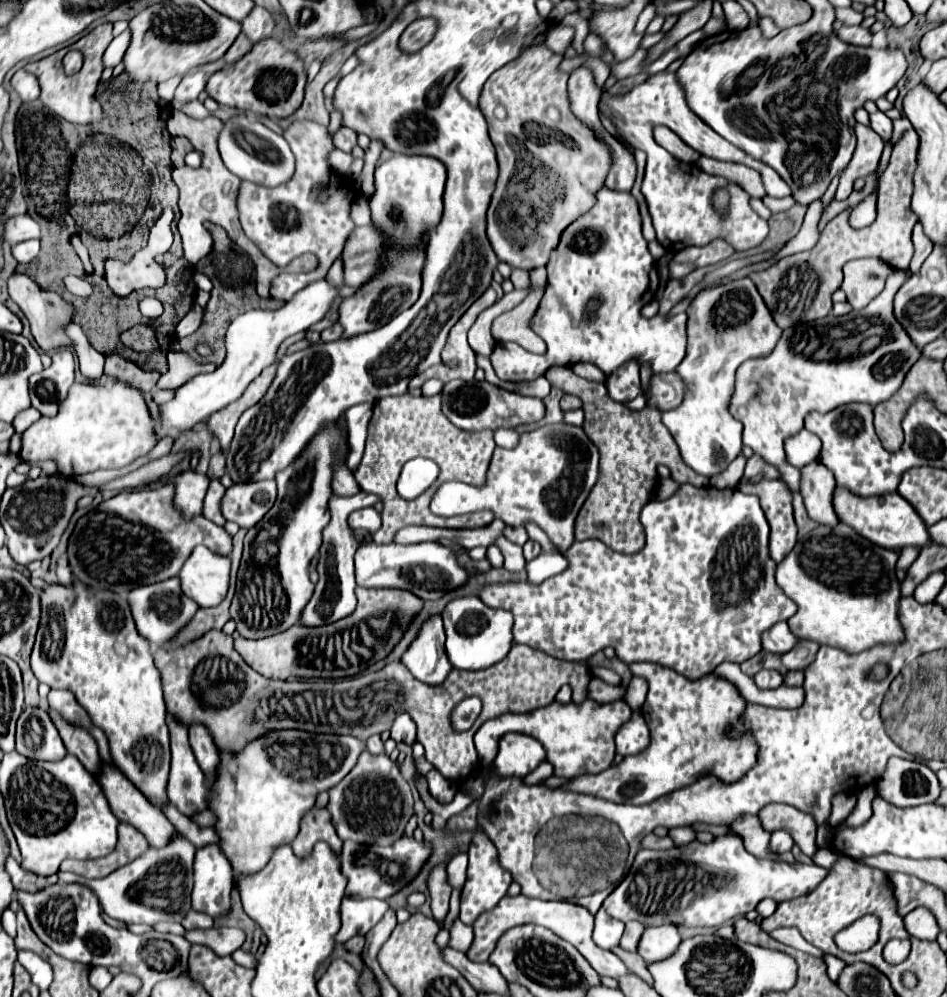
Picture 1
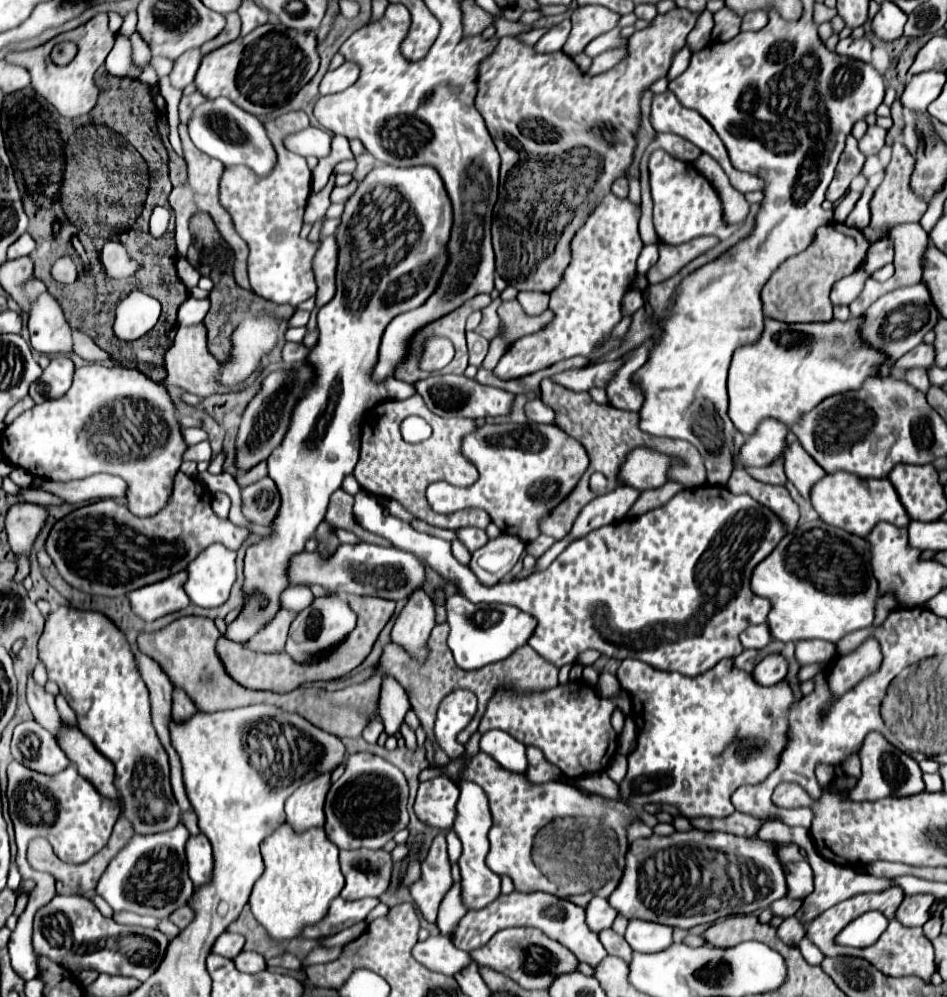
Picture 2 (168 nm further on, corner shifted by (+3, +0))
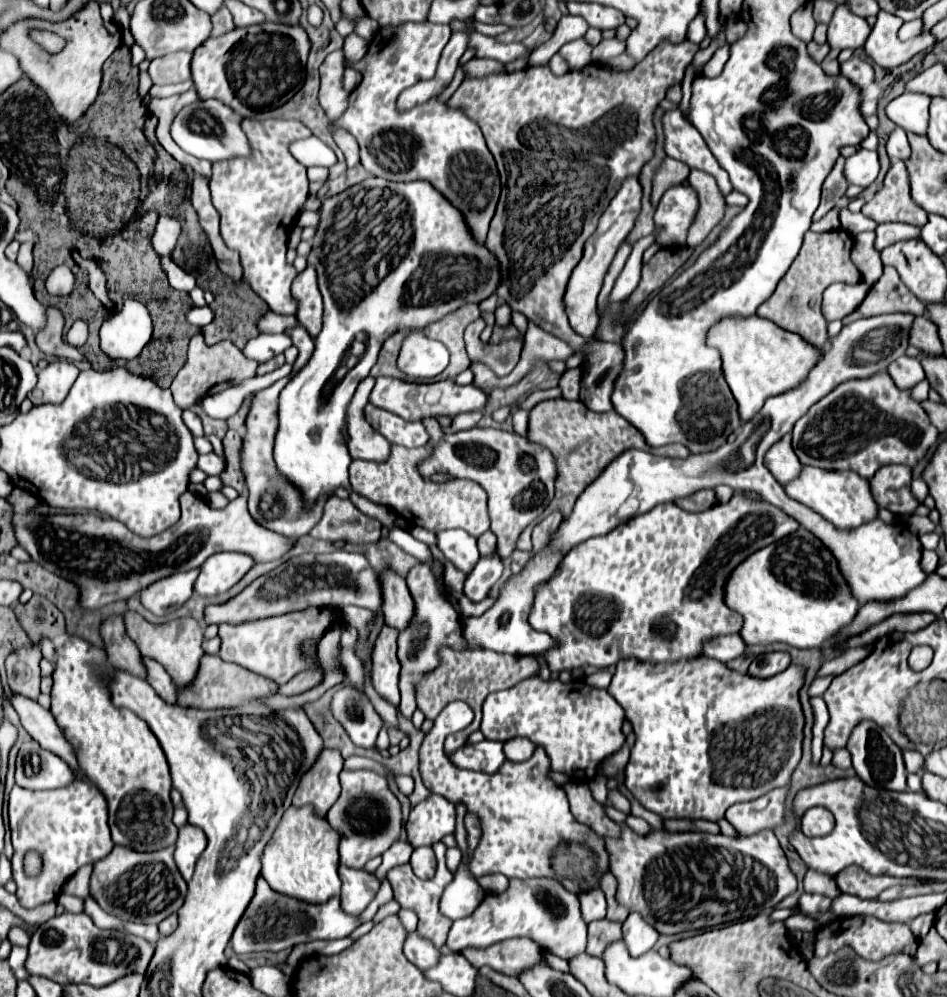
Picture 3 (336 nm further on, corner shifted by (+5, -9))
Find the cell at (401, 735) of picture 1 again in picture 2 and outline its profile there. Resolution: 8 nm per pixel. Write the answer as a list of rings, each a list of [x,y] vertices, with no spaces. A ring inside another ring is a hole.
[[[386,677],[386,681],[382,683],[382,701],[380,701],[380,717],[384,723],[384,731],[388,735],[400,733],[400,727],[408,711],[410,703],[406,691],[392,677]]]

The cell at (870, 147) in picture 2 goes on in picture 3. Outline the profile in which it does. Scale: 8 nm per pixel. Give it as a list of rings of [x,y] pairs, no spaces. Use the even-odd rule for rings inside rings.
[[[858,148],[856,154],[846,158],[844,178],[848,180],[848,184],[856,184],[856,186],[866,188],[866,186],[870,186],[876,180],[878,170],[880,170],[878,154],[872,152],[872,150]]]

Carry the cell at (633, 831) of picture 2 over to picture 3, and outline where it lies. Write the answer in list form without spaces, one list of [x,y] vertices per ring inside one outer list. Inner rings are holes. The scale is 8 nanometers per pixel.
[[[568,782],[562,788],[570,800],[570,810],[578,822],[586,824],[600,836],[618,836],[620,826],[604,814],[604,806],[592,798],[588,784]]]

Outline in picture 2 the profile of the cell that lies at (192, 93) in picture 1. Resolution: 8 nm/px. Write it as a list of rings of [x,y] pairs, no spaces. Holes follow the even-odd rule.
[[[192,49],[190,53],[184,53],[180,59],[174,63],[174,71],[170,73],[170,83],[176,89],[184,89],[186,85],[194,83],[196,71],[202,63],[202,53],[200,49]]]

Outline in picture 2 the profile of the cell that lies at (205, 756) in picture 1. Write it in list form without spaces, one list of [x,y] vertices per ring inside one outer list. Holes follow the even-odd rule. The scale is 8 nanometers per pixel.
[[[174,689],[174,705],[172,705],[172,719],[176,723],[184,723],[190,717],[194,717],[198,713],[198,709],[194,707],[194,703],[178,689]]]

